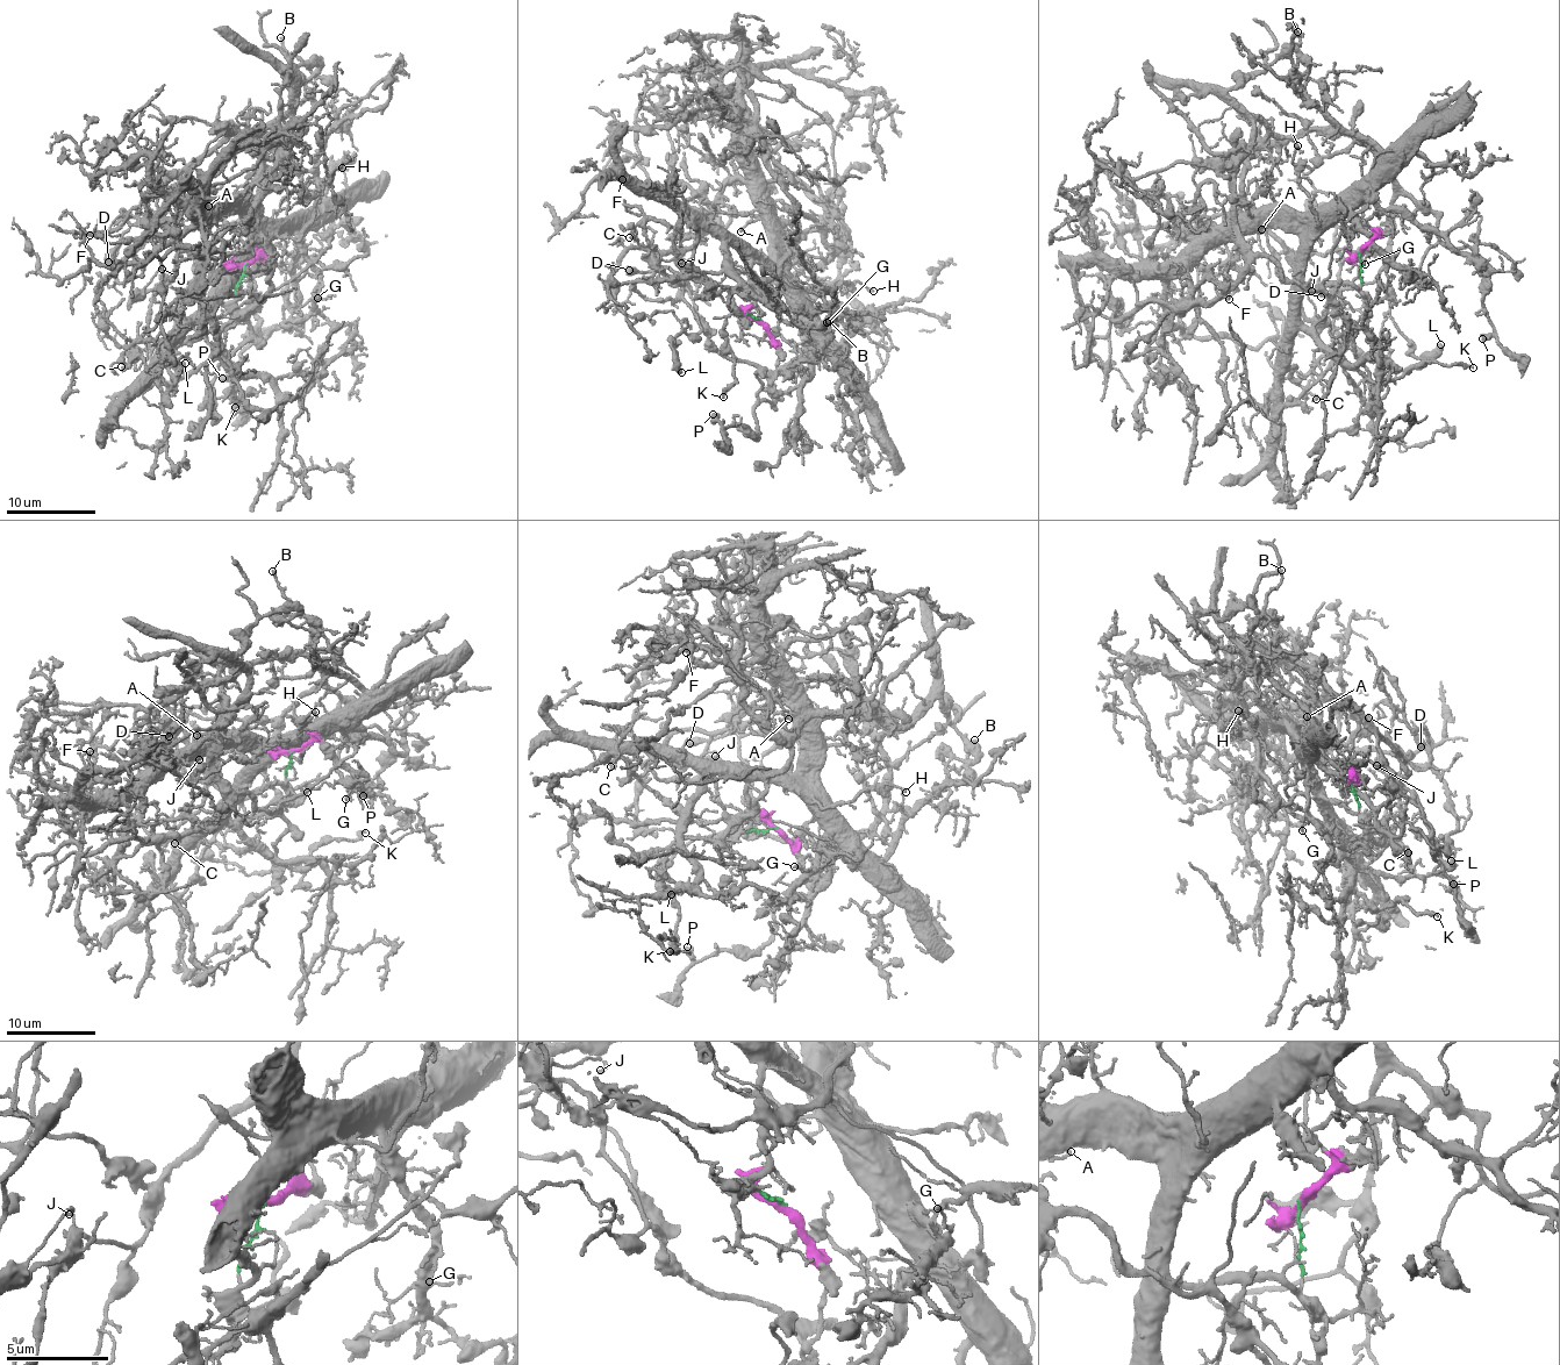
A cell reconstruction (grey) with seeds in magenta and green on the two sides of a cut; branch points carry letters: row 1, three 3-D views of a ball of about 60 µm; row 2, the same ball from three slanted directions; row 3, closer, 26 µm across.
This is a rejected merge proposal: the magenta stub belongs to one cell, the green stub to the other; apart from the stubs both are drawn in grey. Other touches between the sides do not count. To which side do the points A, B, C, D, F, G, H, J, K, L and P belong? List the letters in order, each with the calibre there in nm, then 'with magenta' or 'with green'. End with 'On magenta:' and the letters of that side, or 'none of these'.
A: 160 nm thick; with green
B: 170 nm thick; with green
C: 160 nm thick; with green
D: 550 nm thick; with magenta
F: 160 nm thick; with green
G: 130 nm thick; with green
H: 180 nm thick; with green
J: 120 nm thick; with magenta
K: 220 nm thick; with green
L: 460 nm thick; with magenta
P: 500 nm thick; with magenta
On magenta: D, J, L, P

